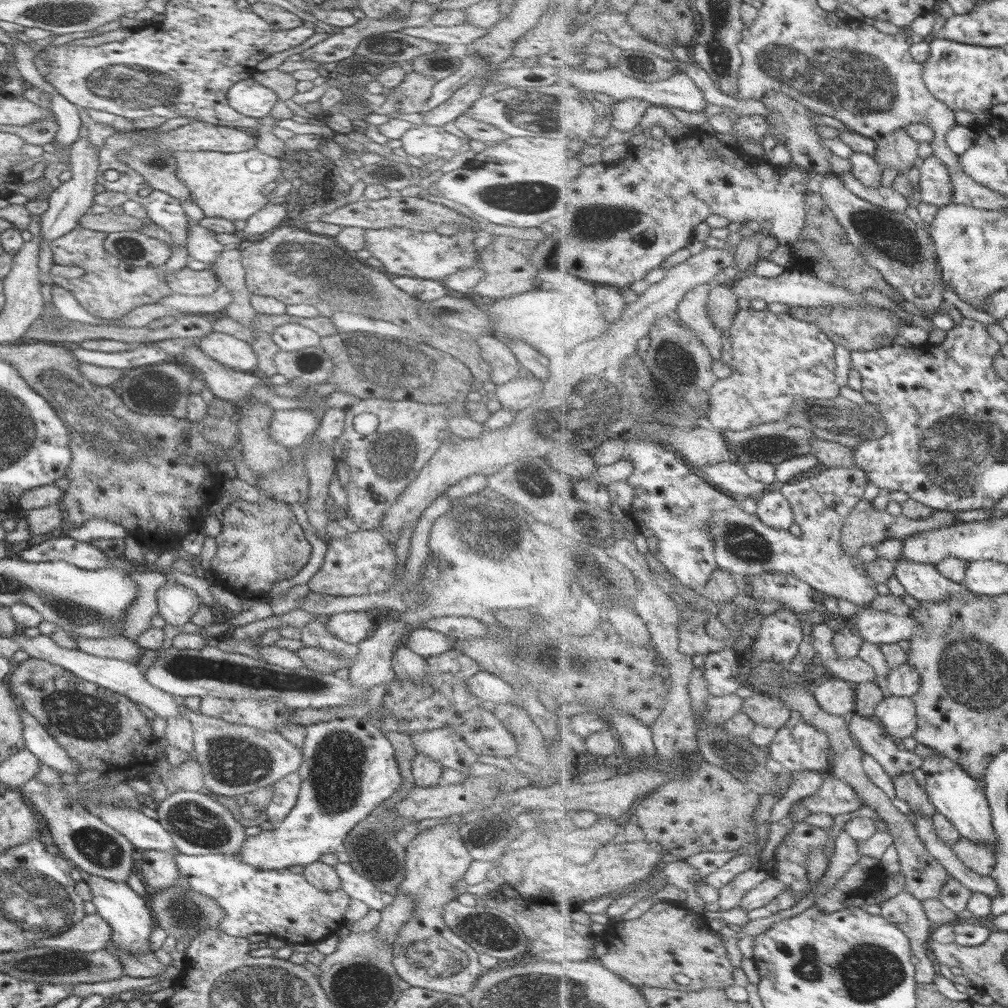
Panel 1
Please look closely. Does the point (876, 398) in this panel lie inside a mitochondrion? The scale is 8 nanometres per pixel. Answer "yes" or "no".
yes

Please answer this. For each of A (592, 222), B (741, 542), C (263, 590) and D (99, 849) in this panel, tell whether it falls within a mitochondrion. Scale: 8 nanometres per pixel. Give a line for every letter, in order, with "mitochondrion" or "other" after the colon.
A: mitochondrion
B: mitochondrion
C: other
D: mitochondrion

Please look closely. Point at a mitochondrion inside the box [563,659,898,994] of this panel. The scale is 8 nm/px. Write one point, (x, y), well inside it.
(807, 962)

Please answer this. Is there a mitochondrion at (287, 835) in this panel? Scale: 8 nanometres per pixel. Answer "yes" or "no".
no

